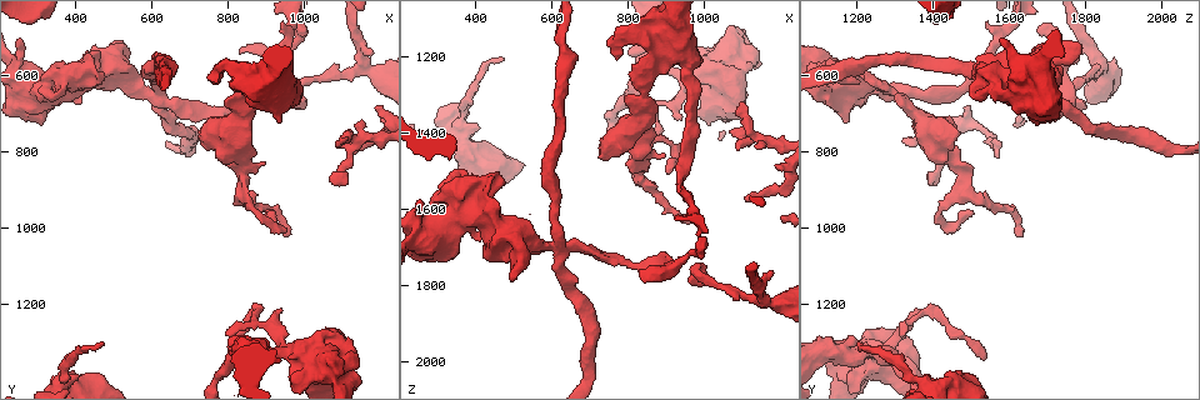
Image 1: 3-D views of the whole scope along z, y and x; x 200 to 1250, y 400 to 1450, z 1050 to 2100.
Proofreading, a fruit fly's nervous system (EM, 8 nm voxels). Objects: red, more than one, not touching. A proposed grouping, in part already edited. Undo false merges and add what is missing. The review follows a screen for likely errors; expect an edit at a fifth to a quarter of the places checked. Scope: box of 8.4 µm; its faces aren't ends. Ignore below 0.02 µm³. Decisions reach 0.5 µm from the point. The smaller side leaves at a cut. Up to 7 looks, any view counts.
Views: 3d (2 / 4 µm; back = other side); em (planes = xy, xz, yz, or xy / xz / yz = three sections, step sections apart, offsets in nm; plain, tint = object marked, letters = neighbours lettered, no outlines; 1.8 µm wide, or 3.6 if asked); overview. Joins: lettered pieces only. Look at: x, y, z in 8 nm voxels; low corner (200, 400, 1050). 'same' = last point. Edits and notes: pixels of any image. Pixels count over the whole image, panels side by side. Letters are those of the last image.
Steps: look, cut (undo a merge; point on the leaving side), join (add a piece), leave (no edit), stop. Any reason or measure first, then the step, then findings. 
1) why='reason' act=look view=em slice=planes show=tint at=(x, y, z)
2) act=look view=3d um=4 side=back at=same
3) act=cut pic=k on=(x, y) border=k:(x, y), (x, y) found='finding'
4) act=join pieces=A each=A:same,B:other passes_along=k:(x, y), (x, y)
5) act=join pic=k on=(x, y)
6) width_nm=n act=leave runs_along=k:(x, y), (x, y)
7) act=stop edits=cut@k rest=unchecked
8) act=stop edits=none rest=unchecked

why='thin end' act=look view=3d um=4 at=(895, 960, 1500)

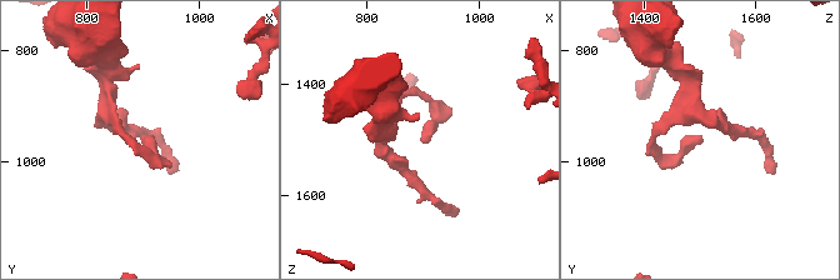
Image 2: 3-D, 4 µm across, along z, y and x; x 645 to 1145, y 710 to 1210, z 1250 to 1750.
act=look view=em um=3.6 slice=xz step=8 show=tint at=(900, 955, 1505)

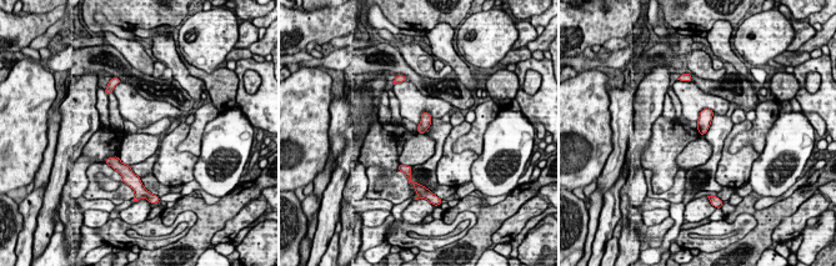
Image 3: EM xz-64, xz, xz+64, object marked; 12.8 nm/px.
act=look view=em um=3.6 slice=planes show=letters at=same

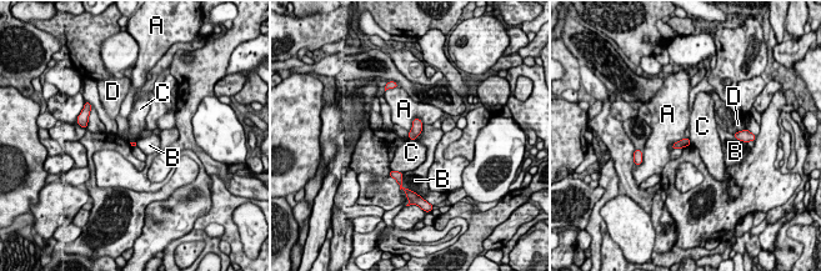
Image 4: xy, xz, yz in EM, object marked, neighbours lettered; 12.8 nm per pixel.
act=leave each=A:other,B:other,C:other,D:other border=4:(390, 169), (403, 172) found='no lettered piece goes on from it'

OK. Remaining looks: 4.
act=look view=3d um=4 side=back at=(900, 625, 1210)

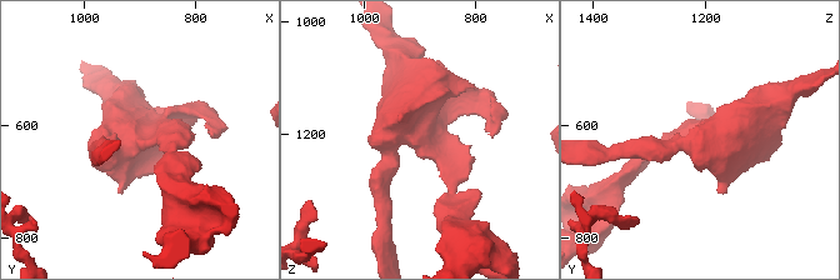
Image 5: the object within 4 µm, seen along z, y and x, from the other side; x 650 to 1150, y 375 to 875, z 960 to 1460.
why='need the tissue' act=look view=em um=3.6 slice=planes show=plain at=(905, 630, 1210)

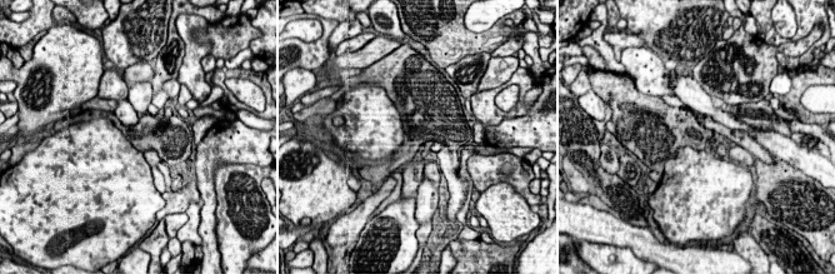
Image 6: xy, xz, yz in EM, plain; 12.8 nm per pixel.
why='what lies round it' act=look view=em um=3.6 slice=planes show=letters at=same

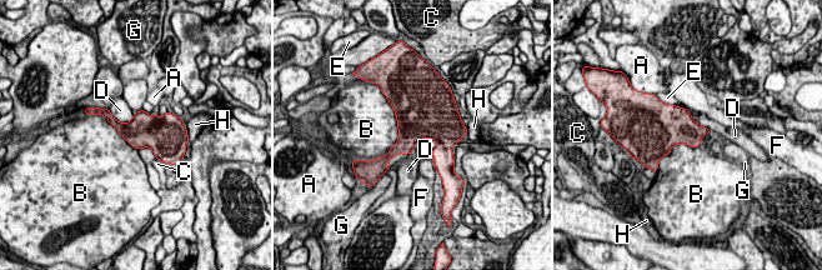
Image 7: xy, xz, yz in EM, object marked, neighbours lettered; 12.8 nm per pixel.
width_nm=400 act=leave each=A:other,B:other,C:other,D:other,E:other,F:other,G:other,H:other border=7:(108, 109), (119, 121), (134, 116) found='one neuron here'

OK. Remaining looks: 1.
act=stop edits=none rest=unchecked

